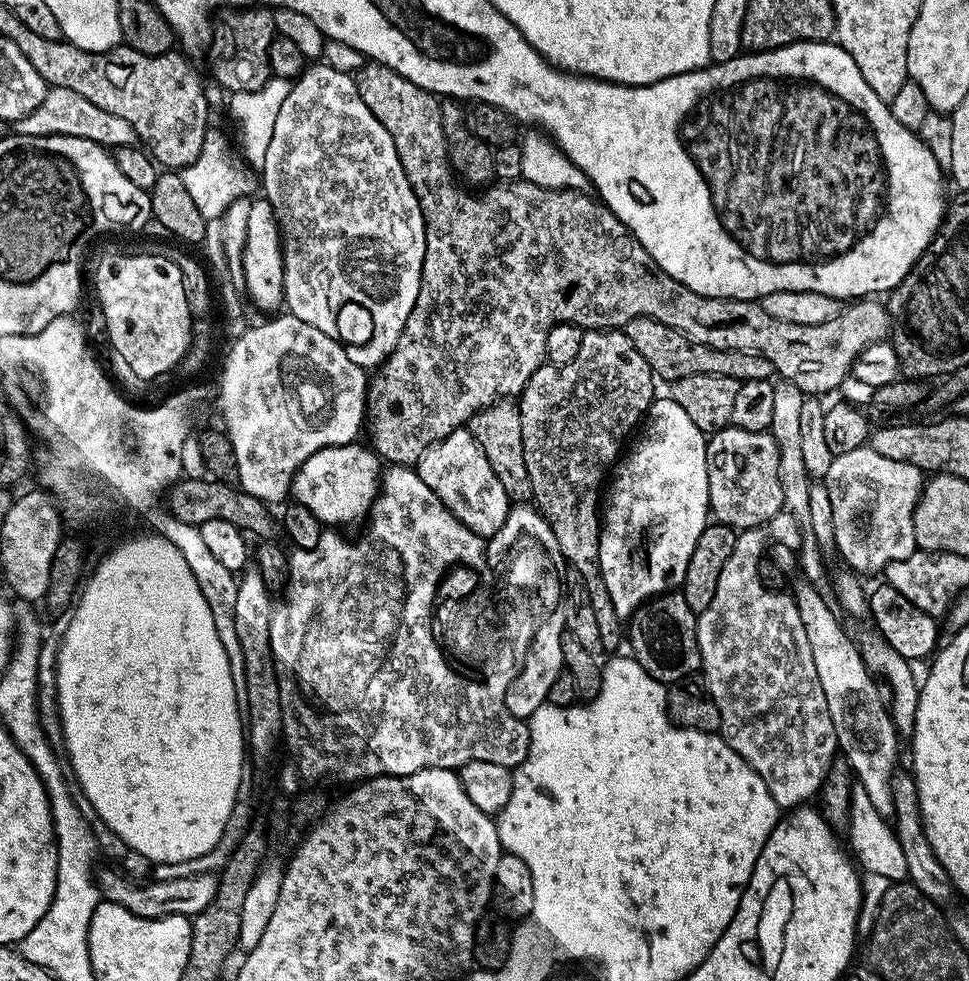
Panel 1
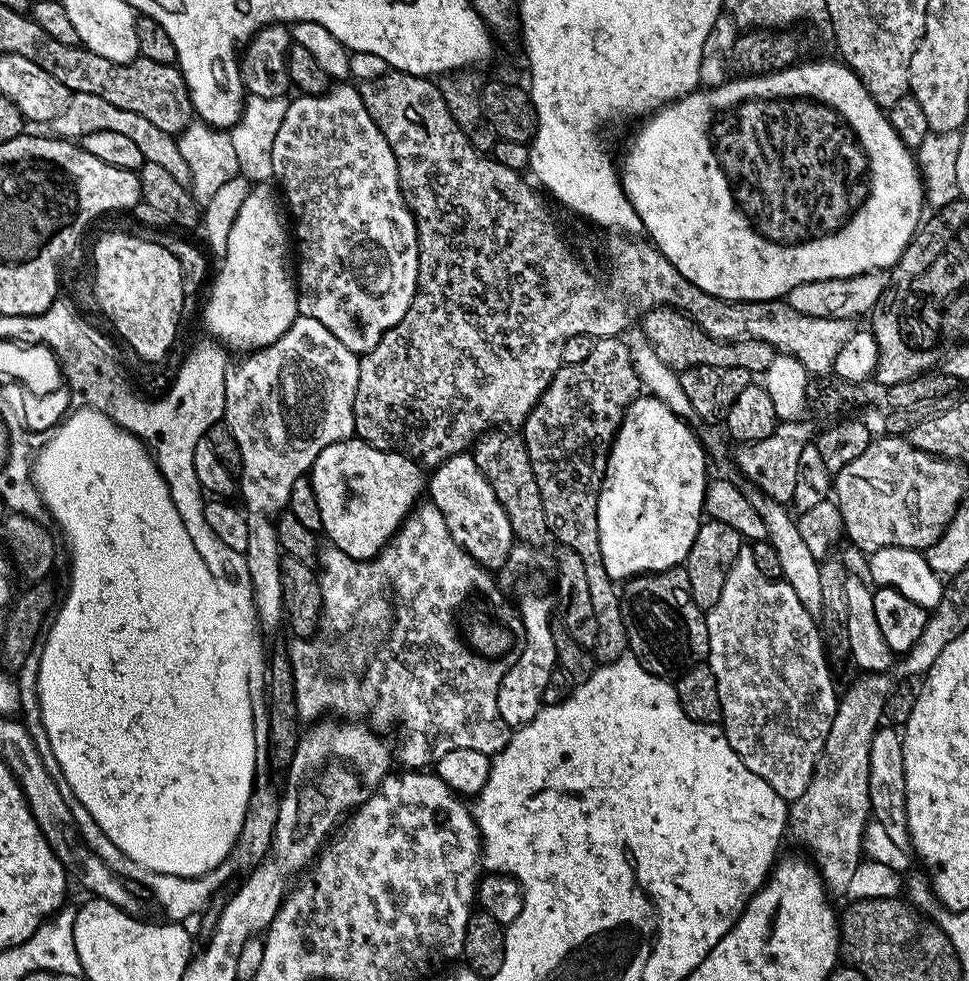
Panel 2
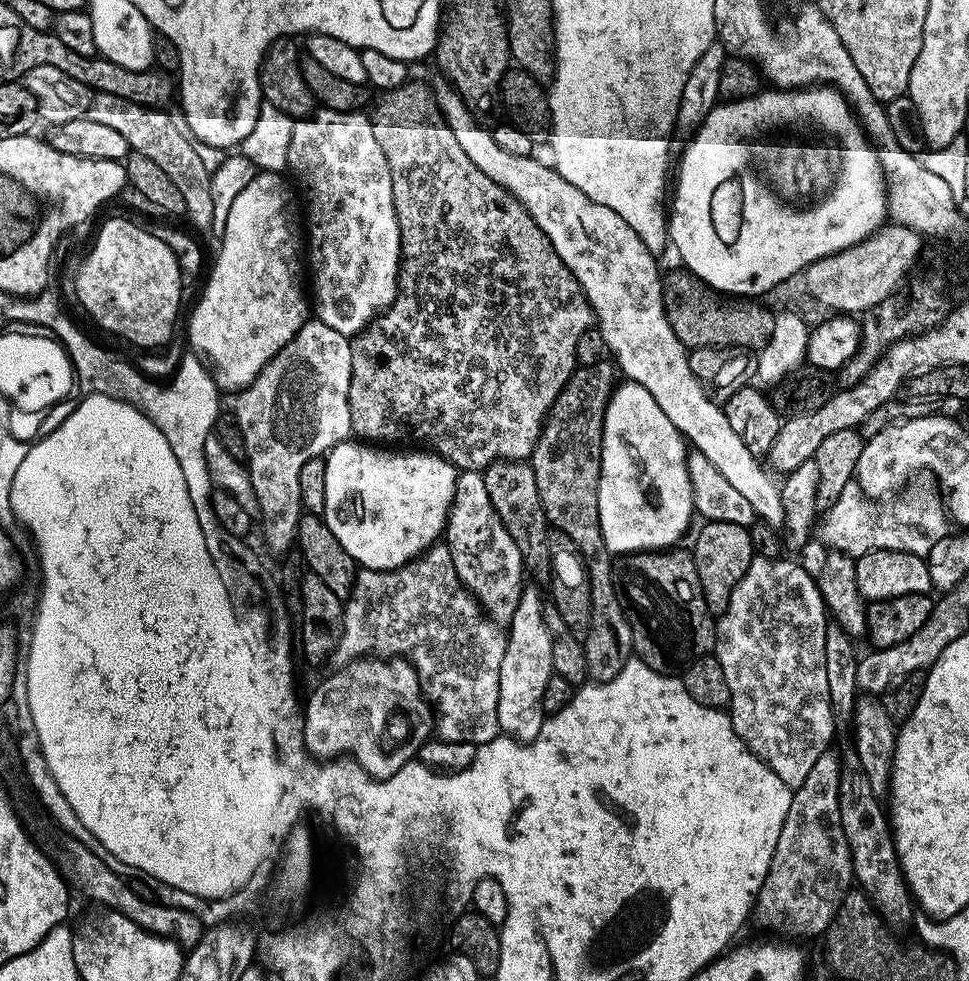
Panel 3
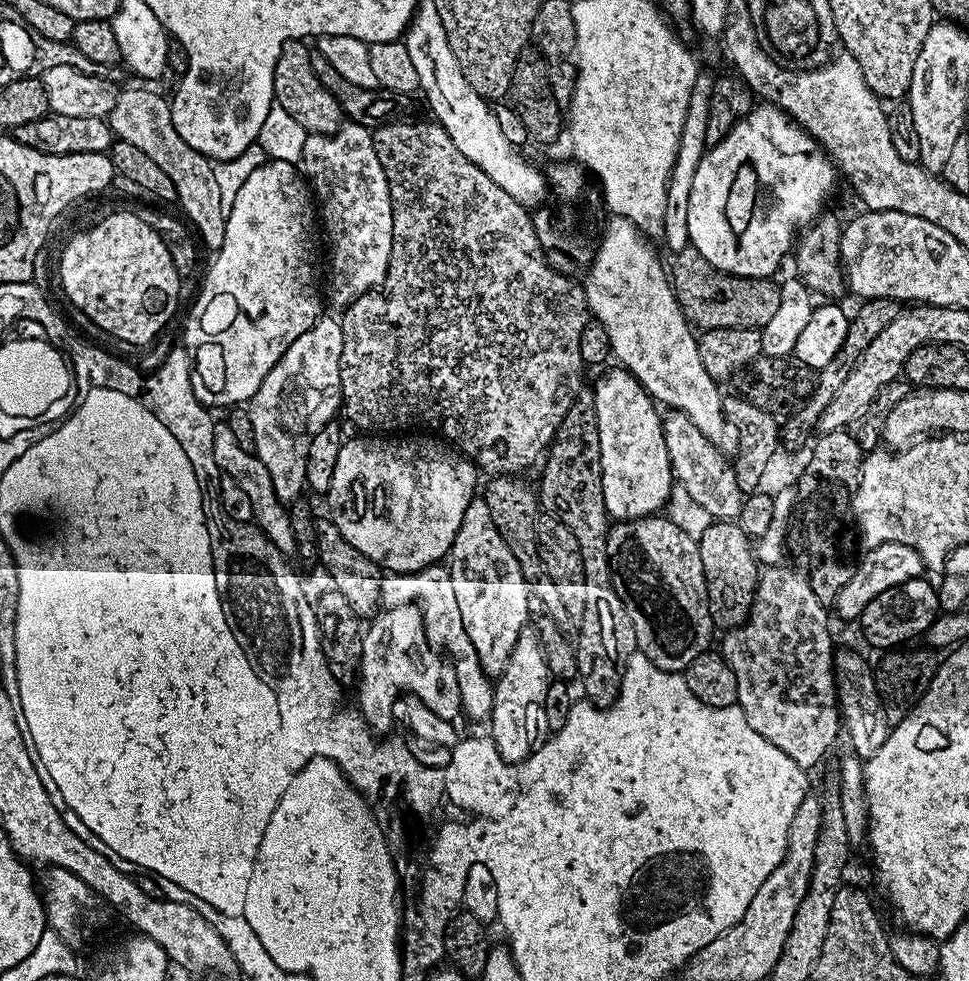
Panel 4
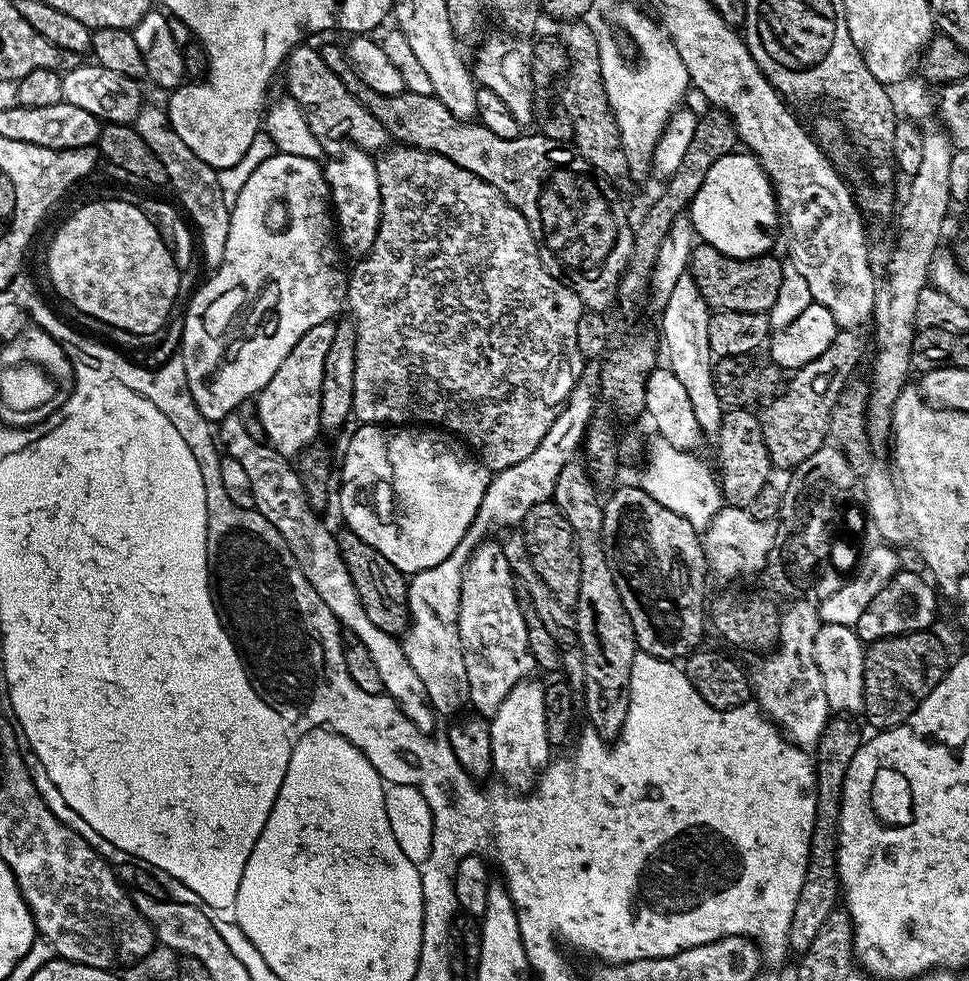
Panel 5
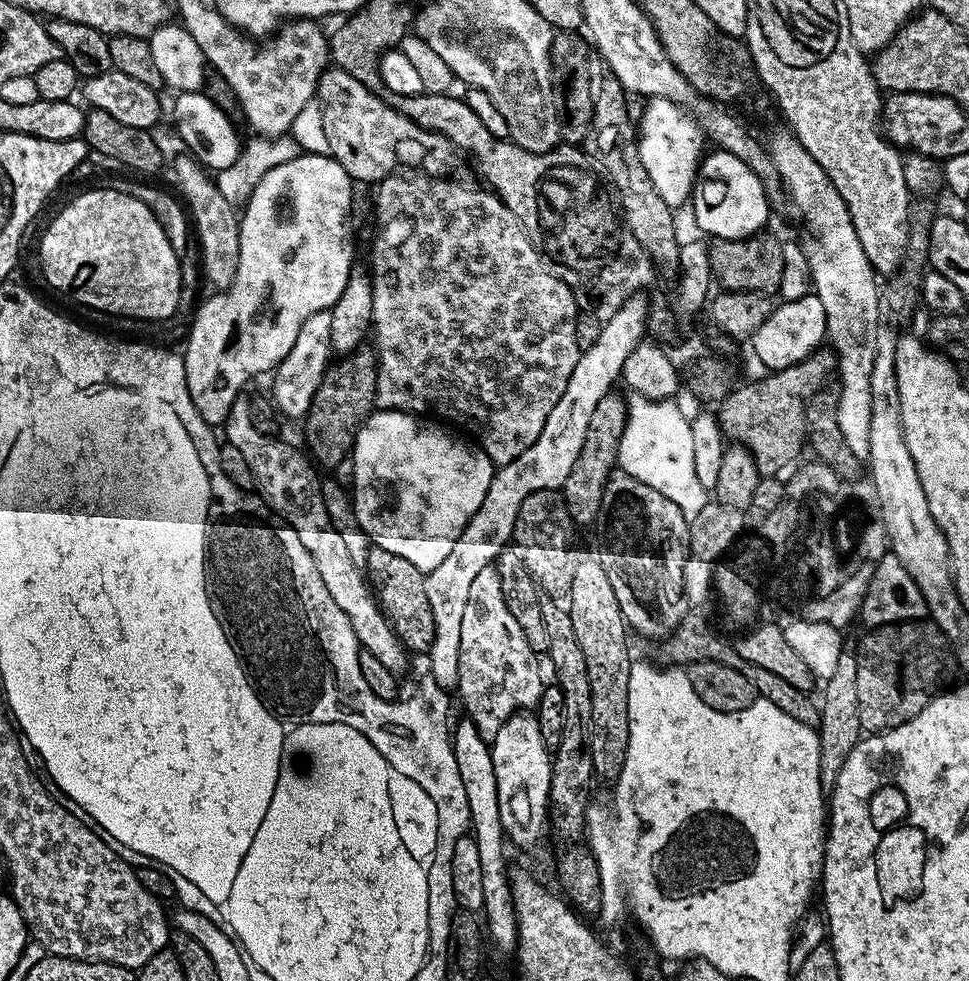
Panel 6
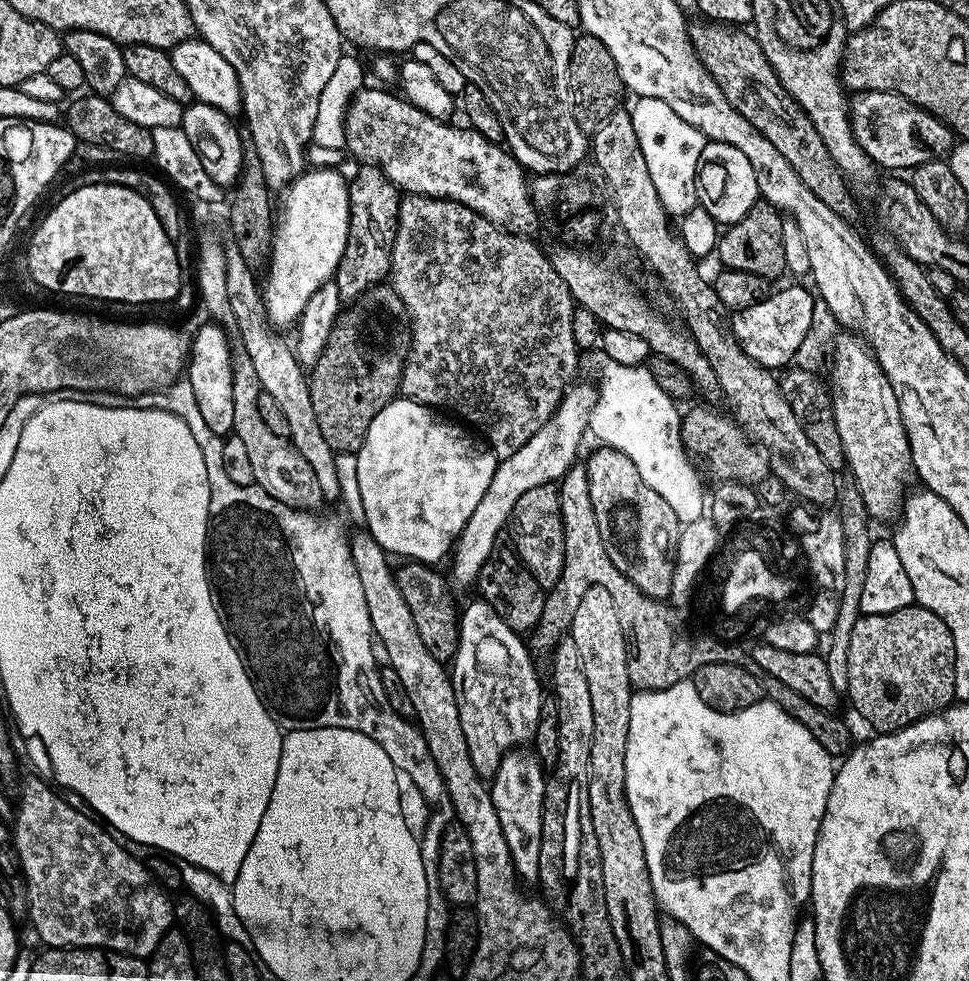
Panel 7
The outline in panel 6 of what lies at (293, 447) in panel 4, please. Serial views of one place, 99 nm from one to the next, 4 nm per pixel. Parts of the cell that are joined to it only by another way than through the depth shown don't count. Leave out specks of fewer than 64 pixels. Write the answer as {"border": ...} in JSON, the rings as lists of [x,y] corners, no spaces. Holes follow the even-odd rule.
{"border":[[[331,311],[310,314],[310,318],[306,318],[306,322],[302,322],[302,330],[298,330],[298,338],[294,338],[294,346],[290,346],[290,354],[286,354],[284,361],[276,365],[274,369],[276,381],[272,384],[270,395],[281,417],[299,416],[299,418],[304,418],[307,416],[311,403],[314,402],[314,394],[330,367],[328,356],[333,355],[330,346],[331,317]]]}

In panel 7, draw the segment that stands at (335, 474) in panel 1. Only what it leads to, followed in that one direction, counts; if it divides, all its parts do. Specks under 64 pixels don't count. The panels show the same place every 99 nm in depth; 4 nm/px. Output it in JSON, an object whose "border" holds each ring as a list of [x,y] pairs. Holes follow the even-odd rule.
{"border":[[[395,398],[374,417],[374,422],[366,432],[365,442],[356,457],[356,473],[358,474],[358,494],[362,502],[363,523],[366,522],[366,530],[376,539],[378,546],[382,546],[384,551],[393,557],[402,556],[409,561],[420,561],[423,564],[439,565],[439,560],[449,555],[453,551],[454,545],[460,539],[460,532],[470,522],[470,514],[474,514],[478,502],[482,502],[482,494],[486,494],[486,486],[490,486],[490,478],[494,478],[498,457],[495,452],[491,451],[487,443],[481,442],[463,423],[453,422],[451,419],[443,420],[443,415],[437,414],[426,404],[419,404],[416,400],[405,400]]]}

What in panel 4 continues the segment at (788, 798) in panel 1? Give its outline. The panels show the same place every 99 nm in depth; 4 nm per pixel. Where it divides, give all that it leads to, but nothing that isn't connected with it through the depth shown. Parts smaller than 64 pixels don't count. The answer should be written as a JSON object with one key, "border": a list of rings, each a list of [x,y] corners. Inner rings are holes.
{"border":[[[765,567],[761,571],[760,581],[756,587],[756,597],[752,603],[752,613],[748,615],[748,619],[739,628],[733,628],[723,633],[724,648],[722,647],[722,655],[728,661],[728,665],[734,670],[734,678],[738,678],[738,698],[736,703],[739,704],[742,714],[746,714],[746,722],[750,722],[751,728],[758,730],[758,734],[762,734],[762,738],[766,738],[766,742],[774,742],[774,746],[778,746],[778,750],[782,750],[782,754],[788,754],[800,768],[812,770],[812,767],[827,754],[828,747],[832,743],[834,743],[833,745],[837,743],[836,735],[839,737],[842,732],[840,706],[836,702],[836,673],[834,671],[832,632],[828,629],[828,613],[830,616],[830,612],[815,597],[814,591],[811,590],[809,577],[804,572],[803,574],[795,572],[795,570],[800,571],[795,567],[792,567],[793,569],[786,567]]]}

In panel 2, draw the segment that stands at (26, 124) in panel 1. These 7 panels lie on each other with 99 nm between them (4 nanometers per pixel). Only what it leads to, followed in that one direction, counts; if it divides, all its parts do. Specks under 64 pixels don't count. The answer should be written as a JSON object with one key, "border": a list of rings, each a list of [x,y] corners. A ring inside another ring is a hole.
{"border":[[[71,93],[62,114],[58,114],[50,122],[51,135],[62,140],[76,142],[81,136],[94,134],[94,130],[118,130],[118,134],[123,134],[125,138],[131,138],[136,143],[138,150],[142,150],[145,160],[158,162],[158,166],[163,166],[172,177],[178,178],[178,182],[188,184],[191,181],[191,168],[182,156],[177,137],[173,133],[158,130],[158,126],[142,118],[142,114],[122,110],[122,106],[106,102],[106,98],[98,98],[98,94]]]}

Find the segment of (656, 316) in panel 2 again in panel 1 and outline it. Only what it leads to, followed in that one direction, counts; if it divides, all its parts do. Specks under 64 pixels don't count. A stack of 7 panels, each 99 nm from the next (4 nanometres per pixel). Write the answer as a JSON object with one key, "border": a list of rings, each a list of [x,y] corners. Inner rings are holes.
{"border":[[[639,316],[624,325],[622,330],[626,334],[626,338],[630,338],[630,342],[634,342],[634,350],[638,350],[638,354],[642,354],[642,358],[646,358],[653,373],[661,381],[664,379],[665,382],[671,382],[699,372],[722,374],[726,378],[734,378],[741,382],[772,380],[774,376],[773,366],[764,356],[758,356],[755,352],[731,352],[696,344],[689,336],[683,336],[678,330],[674,330],[654,318]]]}

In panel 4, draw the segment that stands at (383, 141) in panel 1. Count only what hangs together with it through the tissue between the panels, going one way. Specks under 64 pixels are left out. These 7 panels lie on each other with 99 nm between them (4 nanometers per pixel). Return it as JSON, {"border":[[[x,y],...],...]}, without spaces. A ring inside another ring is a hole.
{"border":[[[351,122],[341,123],[340,129],[328,136],[308,134],[301,161],[303,175],[314,193],[319,223],[320,220],[324,223],[324,232],[328,235],[328,256],[332,259],[332,277],[328,280],[328,288],[332,291],[337,309],[343,310],[362,294],[379,289],[388,276],[392,249],[392,199],[386,170],[382,170],[382,162],[378,162],[378,154],[374,154],[372,132],[361,124]]]}

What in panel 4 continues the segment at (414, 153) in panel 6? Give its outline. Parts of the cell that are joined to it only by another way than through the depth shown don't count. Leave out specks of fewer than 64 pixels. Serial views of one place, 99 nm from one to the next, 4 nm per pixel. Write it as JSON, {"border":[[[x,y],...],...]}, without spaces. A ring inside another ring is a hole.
{"border":[[[291,40],[282,46],[282,54],[274,66],[275,103],[294,118],[295,122],[305,128],[308,134],[328,136],[340,129],[342,113],[334,94],[322,86],[320,79],[310,66],[310,48],[304,40]]]}

